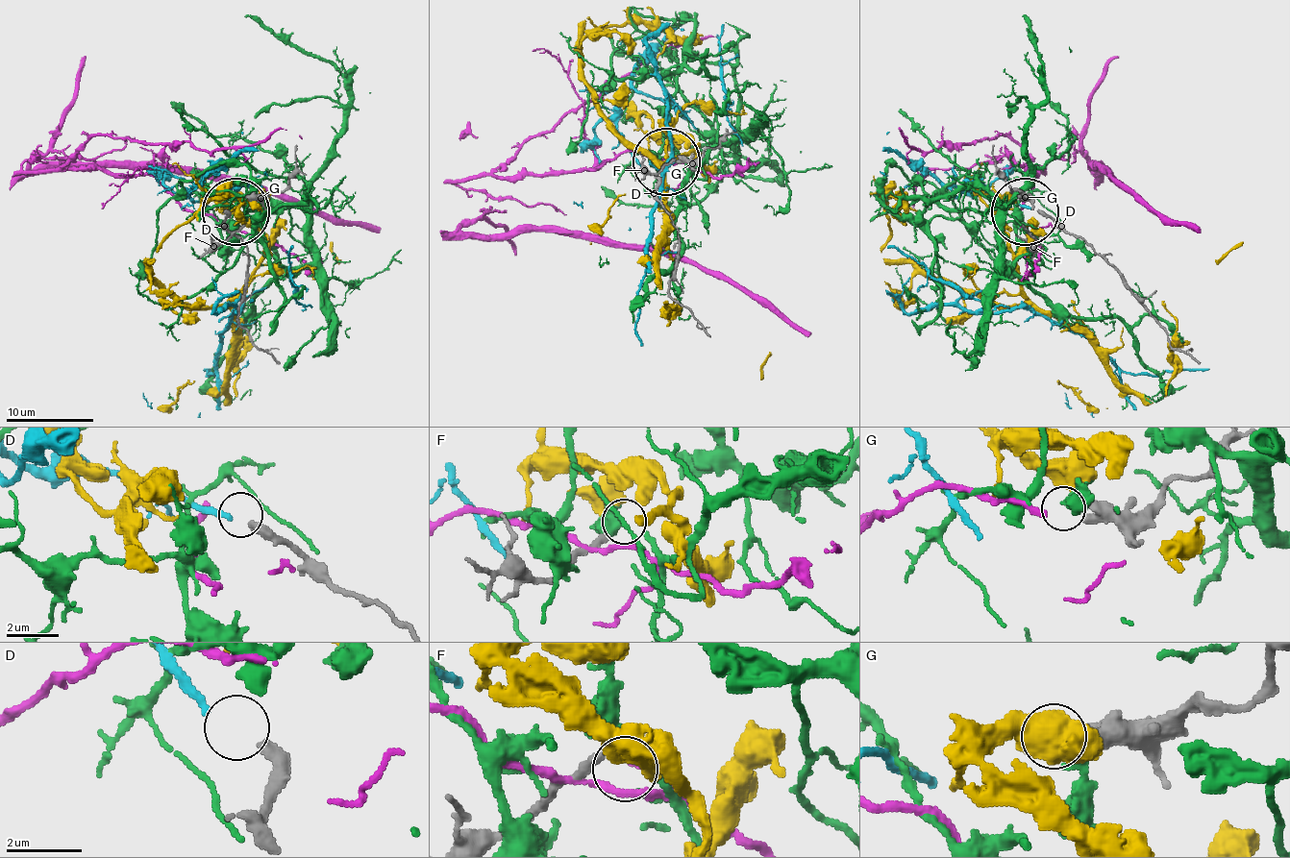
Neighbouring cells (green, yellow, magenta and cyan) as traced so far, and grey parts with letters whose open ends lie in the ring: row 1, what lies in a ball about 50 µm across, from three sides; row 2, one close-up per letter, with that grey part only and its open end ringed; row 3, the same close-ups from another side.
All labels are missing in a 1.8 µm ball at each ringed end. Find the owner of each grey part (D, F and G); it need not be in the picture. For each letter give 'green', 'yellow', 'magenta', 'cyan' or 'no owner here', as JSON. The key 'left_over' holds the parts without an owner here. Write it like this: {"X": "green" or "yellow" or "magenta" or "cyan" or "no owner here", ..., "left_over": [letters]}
{"D": "cyan", "F": "no owner here", "G": "yellow", "left_over": ["F"]}

